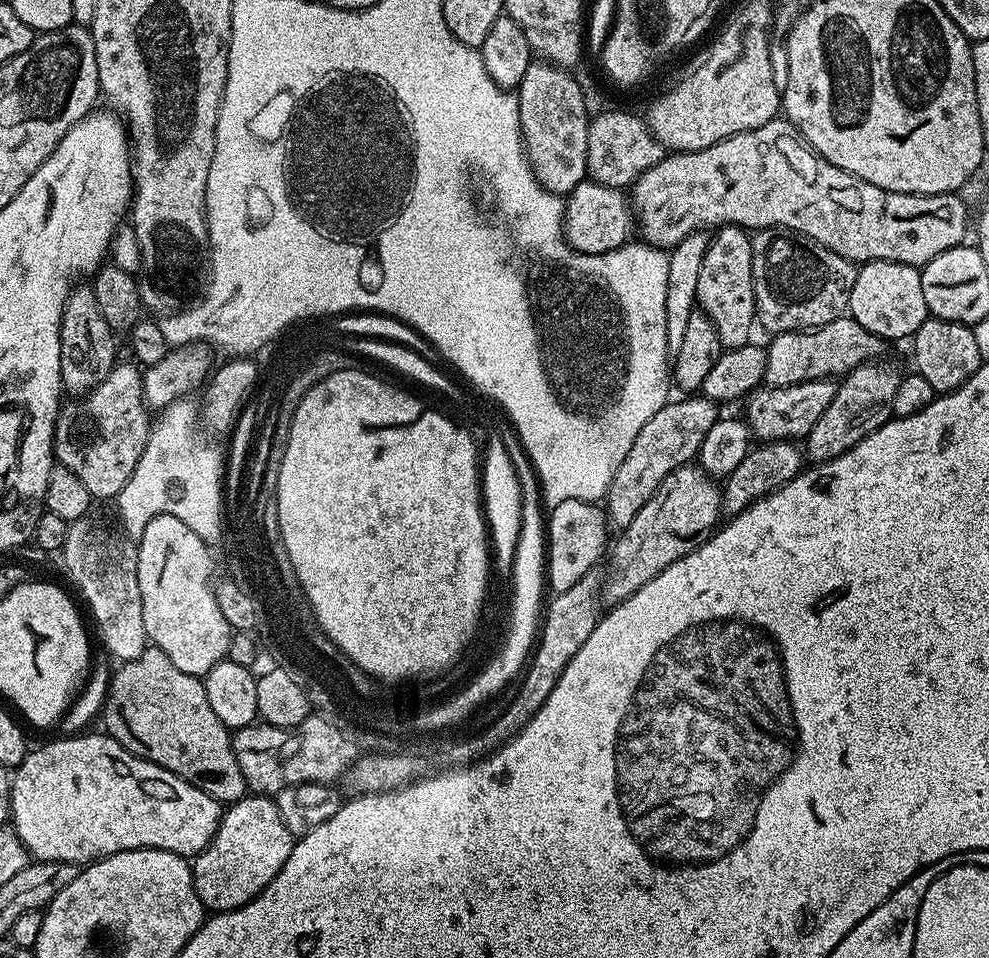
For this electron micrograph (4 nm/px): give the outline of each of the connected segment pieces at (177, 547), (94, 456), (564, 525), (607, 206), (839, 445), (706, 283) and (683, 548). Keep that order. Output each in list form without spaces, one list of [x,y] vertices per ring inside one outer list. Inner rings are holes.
[[[162,514],[154,517],[150,522],[146,522],[146,526],[142,530],[142,538],[138,541],[136,553],[138,554],[138,590],[142,590],[142,622],[146,622],[146,634],[149,641],[155,647],[162,650],[162,654],[166,654],[166,658],[170,658],[170,662],[174,662],[174,666],[178,666],[178,670],[186,670],[186,674],[191,676],[199,676],[201,678],[210,671],[219,660],[225,659],[228,655],[228,647],[232,641],[233,629],[227,624],[219,609],[216,601],[216,593],[214,591],[214,579],[212,580],[212,556],[208,553],[209,545],[202,539],[198,538],[198,534],[194,534],[194,530],[190,530],[190,526],[186,526],[186,522],[178,522],[178,518],[174,518],[170,514]]]
[[[117,363],[97,388],[86,396],[69,399],[56,416],[55,463],[77,476],[97,501],[119,497],[122,486],[134,474],[134,466],[138,466],[138,458],[142,458],[142,450],[146,450],[150,412],[142,394],[143,381],[135,363]]]
[[[567,500],[551,505],[546,516],[546,584],[553,593],[565,592],[578,582],[587,572],[597,567],[600,555],[605,555],[610,544],[610,525],[605,509],[599,503],[591,500]]]
[[[585,178],[574,186],[564,202],[564,239],[575,252],[602,254],[615,248],[625,247],[634,232],[634,213],[630,200],[619,188],[600,184]]]
[[[880,363],[859,364],[836,384],[834,402],[830,402],[826,410],[822,410],[822,418],[814,422],[807,434],[806,456],[809,461],[823,462],[846,454],[854,446],[858,446],[862,438],[874,434],[874,430],[893,419],[894,393],[898,390],[902,372],[892,364]]]
[[[724,226],[711,237],[702,271],[698,274],[696,303],[699,311],[712,320],[721,349],[737,348],[753,339],[752,324],[757,323],[752,273],[752,241],[745,229]]]
[[[689,462],[675,468],[660,483],[650,502],[646,502],[646,506],[634,514],[630,526],[622,529],[617,540],[615,537],[610,548],[612,565],[602,584],[603,603],[608,606],[620,604],[642,590],[650,578],[662,574],[662,570],[704,543],[722,520],[721,491],[721,485],[695,463]]]

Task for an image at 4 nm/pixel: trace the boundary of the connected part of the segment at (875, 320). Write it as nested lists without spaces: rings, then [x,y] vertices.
[[[870,260],[861,263],[856,270],[854,286],[850,290],[848,312],[870,334],[879,336],[881,341],[904,340],[916,332],[930,318],[926,298],[922,295],[920,268],[915,264]]]

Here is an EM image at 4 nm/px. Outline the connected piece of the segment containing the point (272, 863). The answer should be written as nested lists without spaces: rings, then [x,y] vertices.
[[[245,794],[241,800],[229,803],[214,838],[191,861],[194,890],[205,909],[219,914],[253,900],[282,870],[293,843],[294,837],[286,830],[271,795]]]

